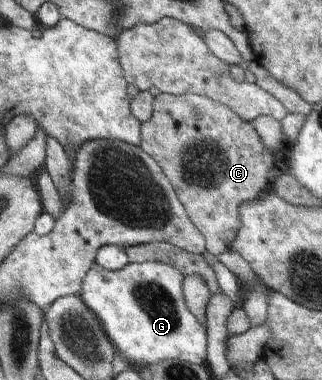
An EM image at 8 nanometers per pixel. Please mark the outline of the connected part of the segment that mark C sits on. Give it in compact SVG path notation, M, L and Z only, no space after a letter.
M160 93L153 100L153 113L152 116L146 121L141 123L141 144L142 150L145 150L156 162L160 165L160 168L164 171L164 174L169 178L172 183L182 206L189 214L190 220L194 223L194 226L202 233L205 238L206 253L220 256L223 252L230 249L230 245L234 242L239 229L239 212L238 207L241 202L249 201L250 199L258 198L264 192L270 191L270 182L273 174L270 169L273 168L273 154L271 150L268 150L263 145L262 139L258 136L254 127L245 120L242 120L232 109L224 106L218 101L212 100L208 97L200 95L194 95L188 93L186 95L169 95L166 93Z

